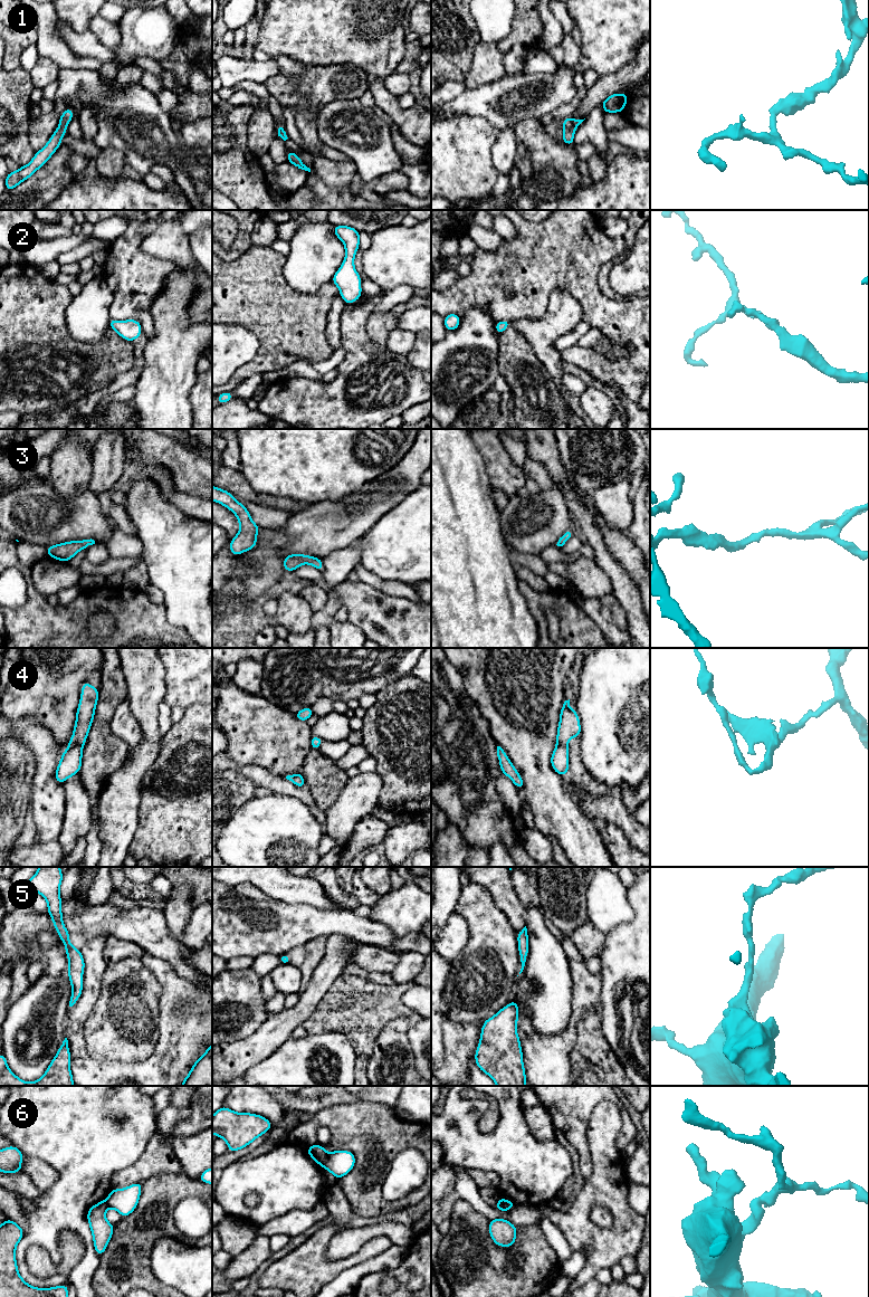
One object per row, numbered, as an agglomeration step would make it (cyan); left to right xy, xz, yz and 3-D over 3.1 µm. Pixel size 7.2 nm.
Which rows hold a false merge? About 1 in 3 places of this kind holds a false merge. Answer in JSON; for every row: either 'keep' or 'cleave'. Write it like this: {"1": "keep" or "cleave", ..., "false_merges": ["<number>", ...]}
{"1": "keep", "2": "keep", "3": "keep", "4": "keep", "5": "keep", "6": "cleave", "false_merges": ["6"]}

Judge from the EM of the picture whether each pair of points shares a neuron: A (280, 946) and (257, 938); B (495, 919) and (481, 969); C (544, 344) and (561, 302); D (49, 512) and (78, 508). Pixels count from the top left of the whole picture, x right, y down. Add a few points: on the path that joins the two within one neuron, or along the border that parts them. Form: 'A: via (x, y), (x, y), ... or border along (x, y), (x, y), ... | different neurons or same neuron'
A: via (275, 941), (273, 938), (263, 938) | same neuron
B: via (492, 932), (490, 956) | same neuron
C: via (544, 334), (561, 316), (561, 312) | same neuron
D: via (56, 512), (72, 512) | same neuron

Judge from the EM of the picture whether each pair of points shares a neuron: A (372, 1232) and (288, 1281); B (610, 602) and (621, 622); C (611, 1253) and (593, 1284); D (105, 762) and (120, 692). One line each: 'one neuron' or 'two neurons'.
A: two neurons
B: one neuron
C: two neurons
D: one neuron

